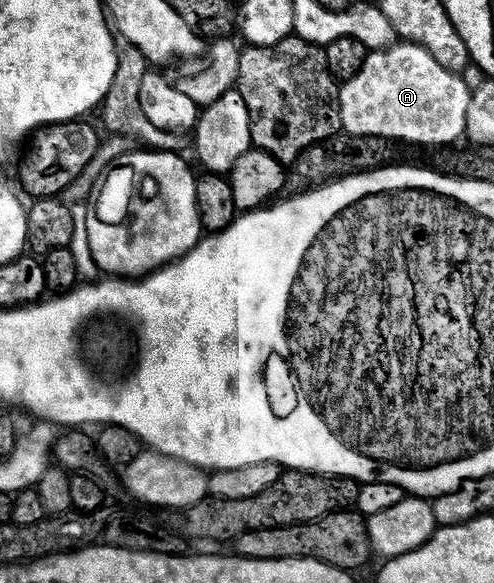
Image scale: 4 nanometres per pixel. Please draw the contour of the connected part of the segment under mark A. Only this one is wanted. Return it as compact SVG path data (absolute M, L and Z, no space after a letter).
M402 43L392 50L370 51L363 70L355 78L340 85L341 126L351 136L381 136L390 142L410 140L413 144L453 144L466 135L467 110L471 88L461 81L456 72L435 62L426 48L418 44Z

